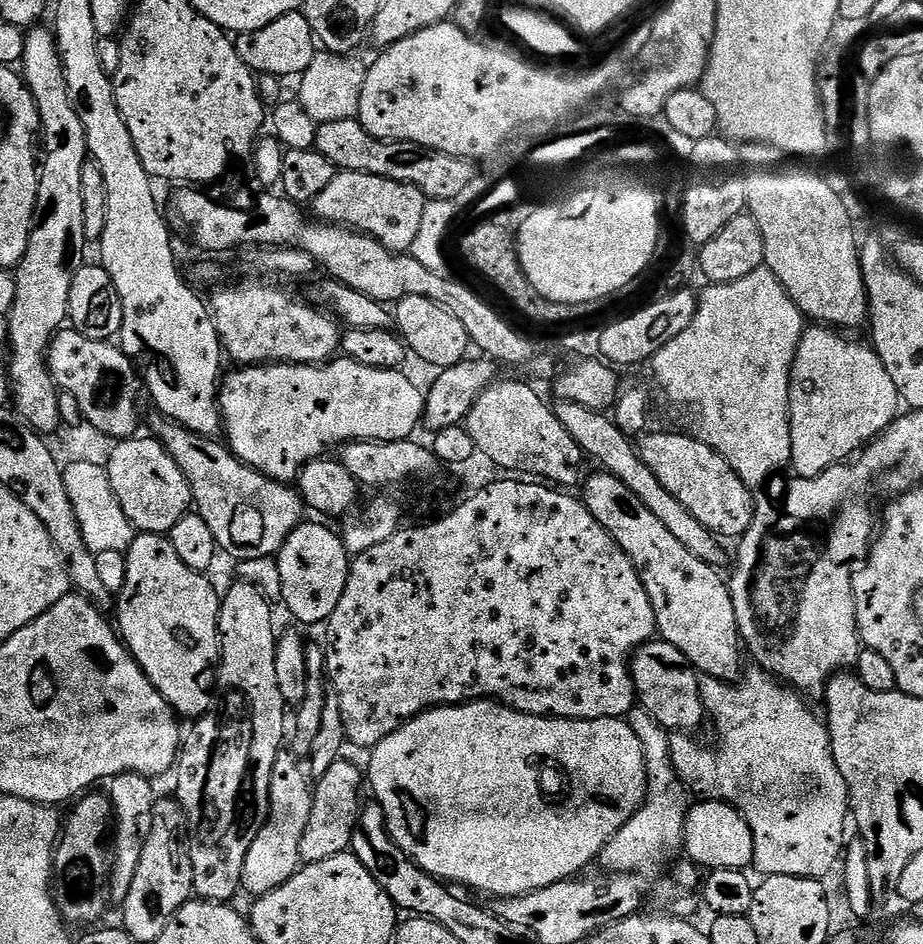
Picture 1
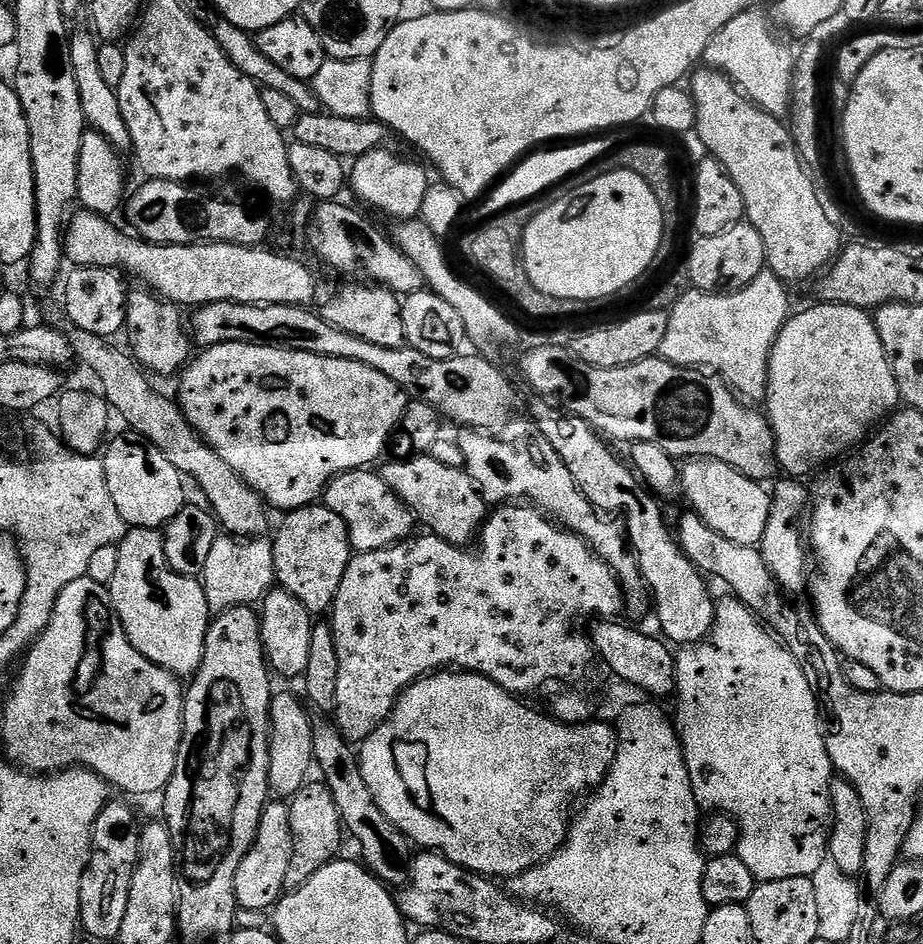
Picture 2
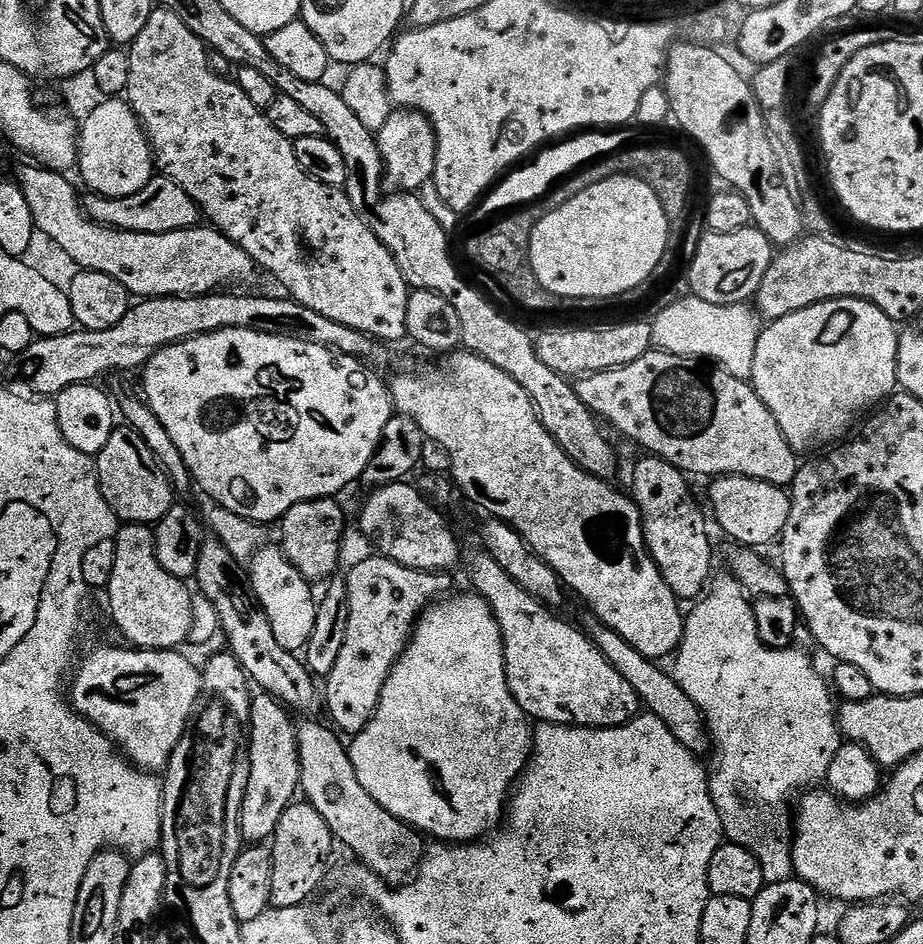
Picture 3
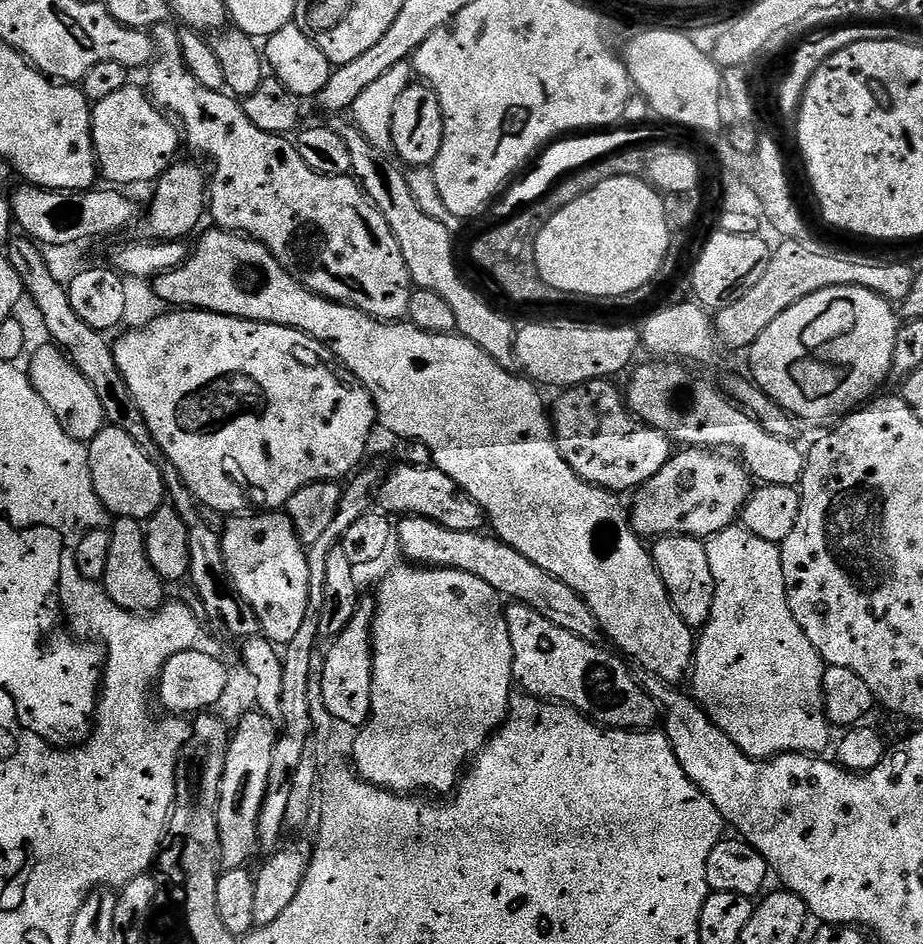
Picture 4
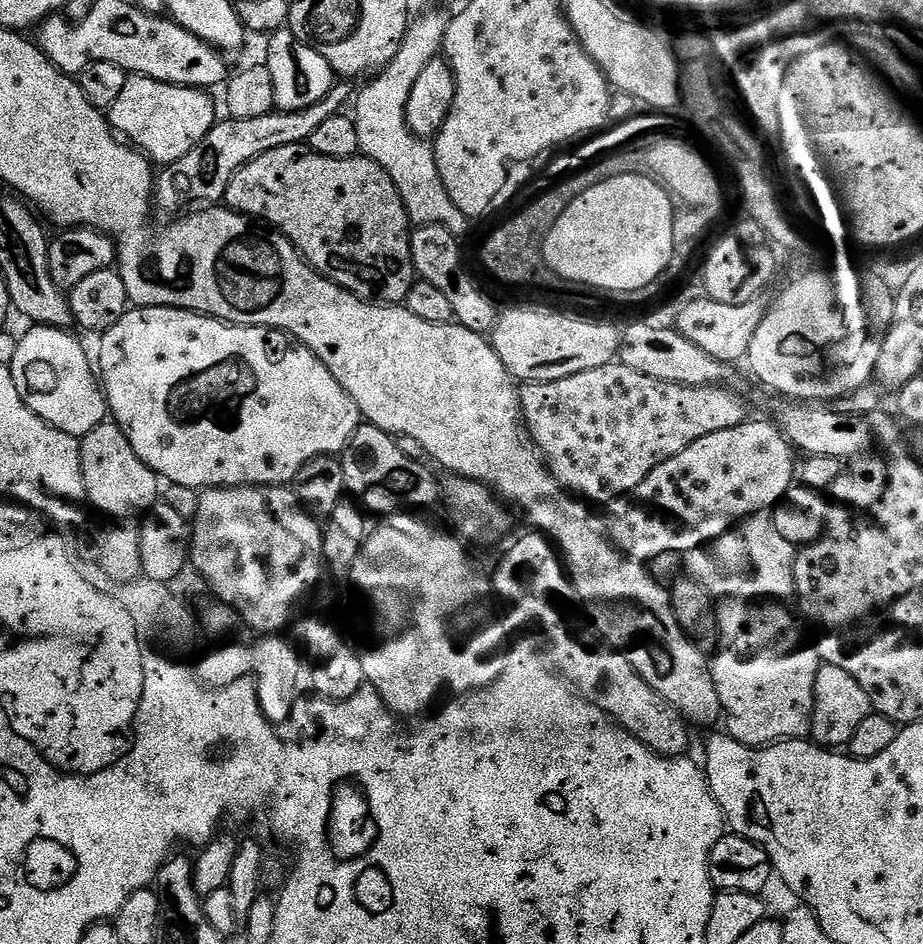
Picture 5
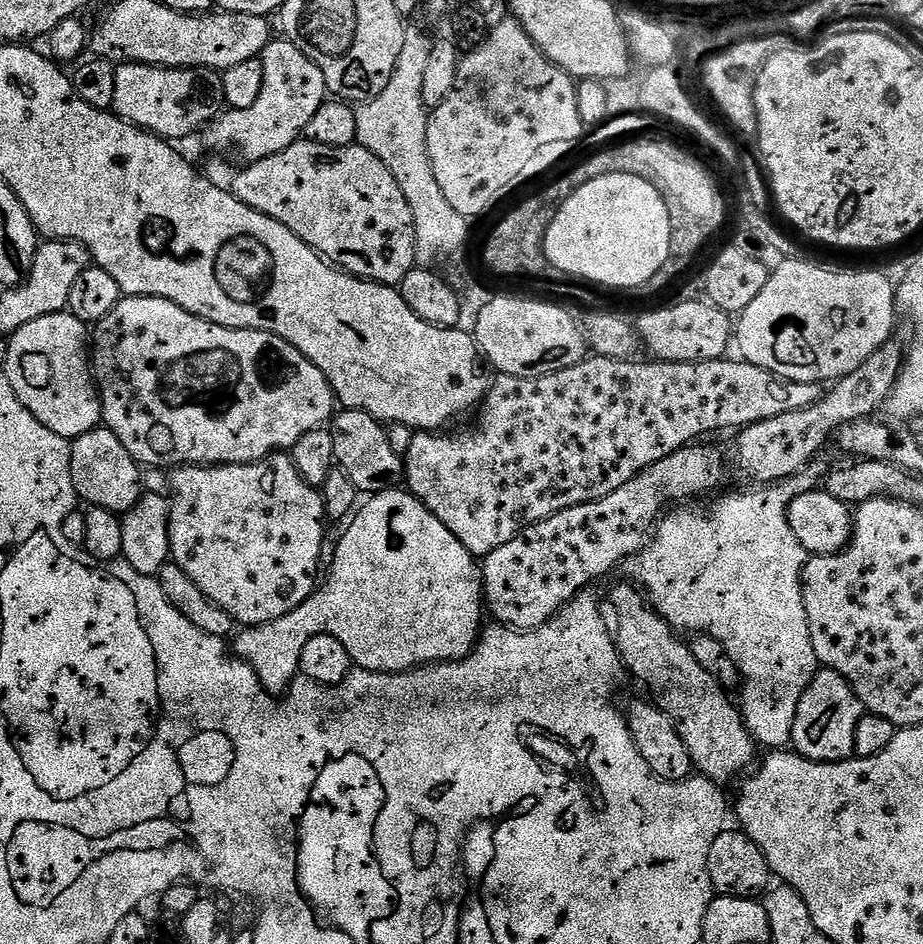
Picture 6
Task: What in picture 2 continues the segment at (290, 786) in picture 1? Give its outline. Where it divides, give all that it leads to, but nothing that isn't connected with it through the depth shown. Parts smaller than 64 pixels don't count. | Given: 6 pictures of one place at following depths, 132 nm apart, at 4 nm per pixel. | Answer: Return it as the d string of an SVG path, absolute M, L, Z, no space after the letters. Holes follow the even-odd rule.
M272 802L264 809L256 841L246 858L242 858L242 866L238 866L238 874L234 878L236 903L240 908L267 913L280 903L280 897L285 891L286 873L290 871L290 858L294 854L292 822L288 807L284 802Z

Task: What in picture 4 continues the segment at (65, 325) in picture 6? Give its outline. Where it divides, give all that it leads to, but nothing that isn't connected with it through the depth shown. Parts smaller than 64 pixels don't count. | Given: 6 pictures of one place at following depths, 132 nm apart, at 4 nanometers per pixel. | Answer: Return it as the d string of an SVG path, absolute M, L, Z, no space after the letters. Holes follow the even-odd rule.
M47 347L38 349L33 354L32 361L26 364L26 371L32 380L34 390L42 394L42 402L50 406L54 418L62 422L62 430L66 430L70 438L85 442L93 440L106 426L102 401L98 399L96 391L91 388L90 382L82 378L80 371L72 365L72 361L59 347Z

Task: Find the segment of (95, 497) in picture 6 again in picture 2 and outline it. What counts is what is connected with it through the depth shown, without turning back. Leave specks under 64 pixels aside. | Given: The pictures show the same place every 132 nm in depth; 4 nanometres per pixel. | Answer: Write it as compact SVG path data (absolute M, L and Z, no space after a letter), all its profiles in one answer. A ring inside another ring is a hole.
M131 430L125 433L125 436L113 435L102 452L106 486L110 490L112 504L118 506L118 514L122 514L129 528L163 529L186 506L185 477L170 466L166 454L162 454L162 450L155 448L149 440L143 440Z

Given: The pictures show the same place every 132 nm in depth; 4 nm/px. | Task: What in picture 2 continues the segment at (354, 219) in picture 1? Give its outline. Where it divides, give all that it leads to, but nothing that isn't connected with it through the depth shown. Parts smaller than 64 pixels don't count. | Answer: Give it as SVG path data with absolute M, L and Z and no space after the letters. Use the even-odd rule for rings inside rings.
M388 146L370 150L366 154L355 157L350 168L350 188L356 191L360 200L365 200L372 208L393 216L393 221L415 220L420 216L422 202L426 202L426 194L430 187L429 169L423 163L415 164L396 152L391 152Z

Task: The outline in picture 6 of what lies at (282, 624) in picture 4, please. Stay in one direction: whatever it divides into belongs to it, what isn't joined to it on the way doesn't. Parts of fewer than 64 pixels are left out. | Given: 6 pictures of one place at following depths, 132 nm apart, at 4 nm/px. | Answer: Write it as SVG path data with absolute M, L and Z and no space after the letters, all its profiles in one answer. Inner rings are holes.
M273 454L253 464L180 466L172 474L171 559L194 578L194 586L206 598L222 606L240 626L269 624L306 602L318 584L316 567L326 517L323 495L298 474L291 455Z

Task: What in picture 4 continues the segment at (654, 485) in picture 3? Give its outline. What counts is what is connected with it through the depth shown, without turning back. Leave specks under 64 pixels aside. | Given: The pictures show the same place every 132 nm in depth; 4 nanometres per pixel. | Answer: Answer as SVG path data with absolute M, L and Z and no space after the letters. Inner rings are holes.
M662 536L651 545L652 561L666 586L674 610L693 630L703 629L714 610L714 570L706 558L706 543L695 536Z

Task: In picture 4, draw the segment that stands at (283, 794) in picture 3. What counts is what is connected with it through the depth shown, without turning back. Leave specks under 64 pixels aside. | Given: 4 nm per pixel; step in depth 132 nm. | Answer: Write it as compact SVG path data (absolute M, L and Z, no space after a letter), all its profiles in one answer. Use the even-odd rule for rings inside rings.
M249 710L231 733L226 754L226 770L220 787L218 802L218 842L220 863L225 869L248 868L251 858L258 852L258 814L262 814L262 802L266 798L266 786L270 782L270 762L278 739L277 725L262 713Z

